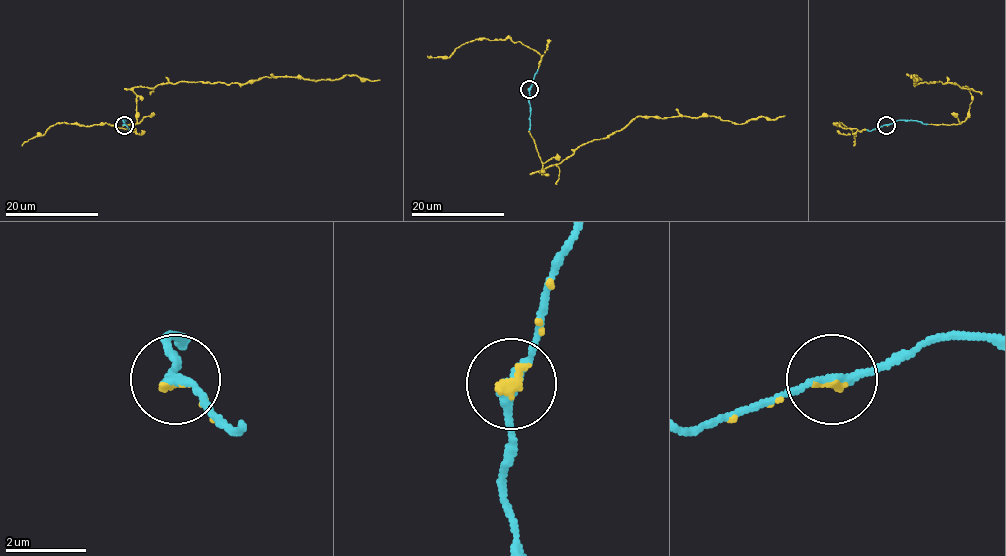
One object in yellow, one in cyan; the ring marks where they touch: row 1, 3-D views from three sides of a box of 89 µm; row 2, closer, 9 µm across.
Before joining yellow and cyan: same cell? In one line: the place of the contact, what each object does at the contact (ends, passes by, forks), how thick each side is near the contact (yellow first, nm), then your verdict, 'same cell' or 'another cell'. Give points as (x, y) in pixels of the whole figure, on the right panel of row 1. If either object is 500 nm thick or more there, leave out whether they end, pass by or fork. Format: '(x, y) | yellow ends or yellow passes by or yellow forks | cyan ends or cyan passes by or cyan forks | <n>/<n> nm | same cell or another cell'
(886, 125) | yellow ends | cyan passes by | 150/240 nm | same cell

